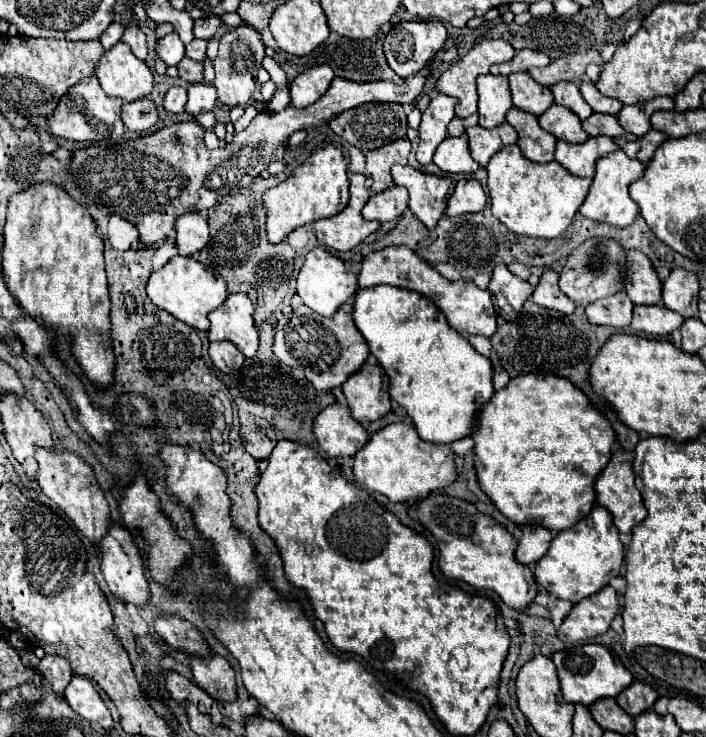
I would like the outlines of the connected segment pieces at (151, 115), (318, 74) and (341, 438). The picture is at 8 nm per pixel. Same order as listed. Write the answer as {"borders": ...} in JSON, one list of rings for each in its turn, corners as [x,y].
{"borders":[[[[142,98],[122,104],[122,122],[130,132],[148,132],[158,122],[158,110],[152,100]]],[[[326,64],[298,74],[290,84],[290,104],[288,106],[296,110],[312,106],[330,88],[332,80],[334,80],[334,72]]],[[[332,404],[316,416],[314,436],[328,456],[354,456],[368,440],[368,432],[342,404]]]]}

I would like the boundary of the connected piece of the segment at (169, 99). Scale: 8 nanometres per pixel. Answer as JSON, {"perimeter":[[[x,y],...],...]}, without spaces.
{"perimeter":[[[182,86],[170,88],[164,96],[164,110],[174,112],[174,114],[182,114],[184,106],[186,106],[186,88],[182,88]]]}

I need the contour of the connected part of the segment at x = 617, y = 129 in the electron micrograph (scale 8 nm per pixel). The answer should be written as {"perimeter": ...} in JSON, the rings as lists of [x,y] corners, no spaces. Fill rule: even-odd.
{"perimeter":[[[592,114],[588,120],[582,120],[582,128],[588,136],[600,136],[606,134],[610,138],[626,138],[626,140],[634,140],[636,136],[628,134],[616,120],[616,116],[610,114]]]}

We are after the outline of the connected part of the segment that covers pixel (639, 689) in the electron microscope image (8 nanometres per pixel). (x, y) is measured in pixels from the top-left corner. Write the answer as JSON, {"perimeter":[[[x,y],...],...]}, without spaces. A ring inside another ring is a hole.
{"perimeter":[[[632,682],[624,692],[620,692],[620,696],[616,696],[616,702],[632,718],[636,718],[638,714],[650,710],[652,704],[656,702],[656,698],[658,698],[658,692],[652,690],[648,684],[644,684],[644,682]]]}

